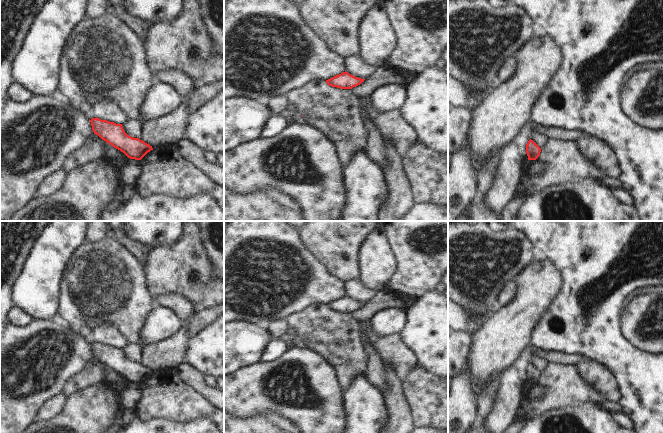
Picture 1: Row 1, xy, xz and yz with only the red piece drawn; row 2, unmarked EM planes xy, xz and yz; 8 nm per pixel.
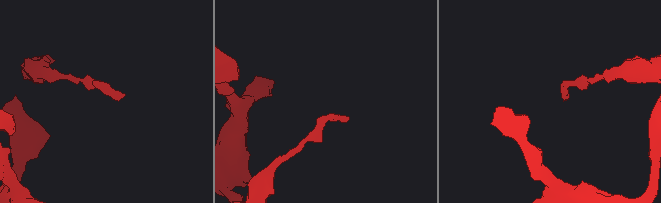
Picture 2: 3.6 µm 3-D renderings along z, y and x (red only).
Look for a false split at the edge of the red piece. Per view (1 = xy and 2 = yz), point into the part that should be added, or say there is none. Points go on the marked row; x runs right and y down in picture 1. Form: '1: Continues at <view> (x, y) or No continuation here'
1: No continuation here
2: No continuation here

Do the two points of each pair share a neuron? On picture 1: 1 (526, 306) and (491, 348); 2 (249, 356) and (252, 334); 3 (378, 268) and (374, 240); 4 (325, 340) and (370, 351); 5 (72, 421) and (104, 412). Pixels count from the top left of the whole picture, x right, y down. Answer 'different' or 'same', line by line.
1: same
2: same
3: same
4: different
5: same

